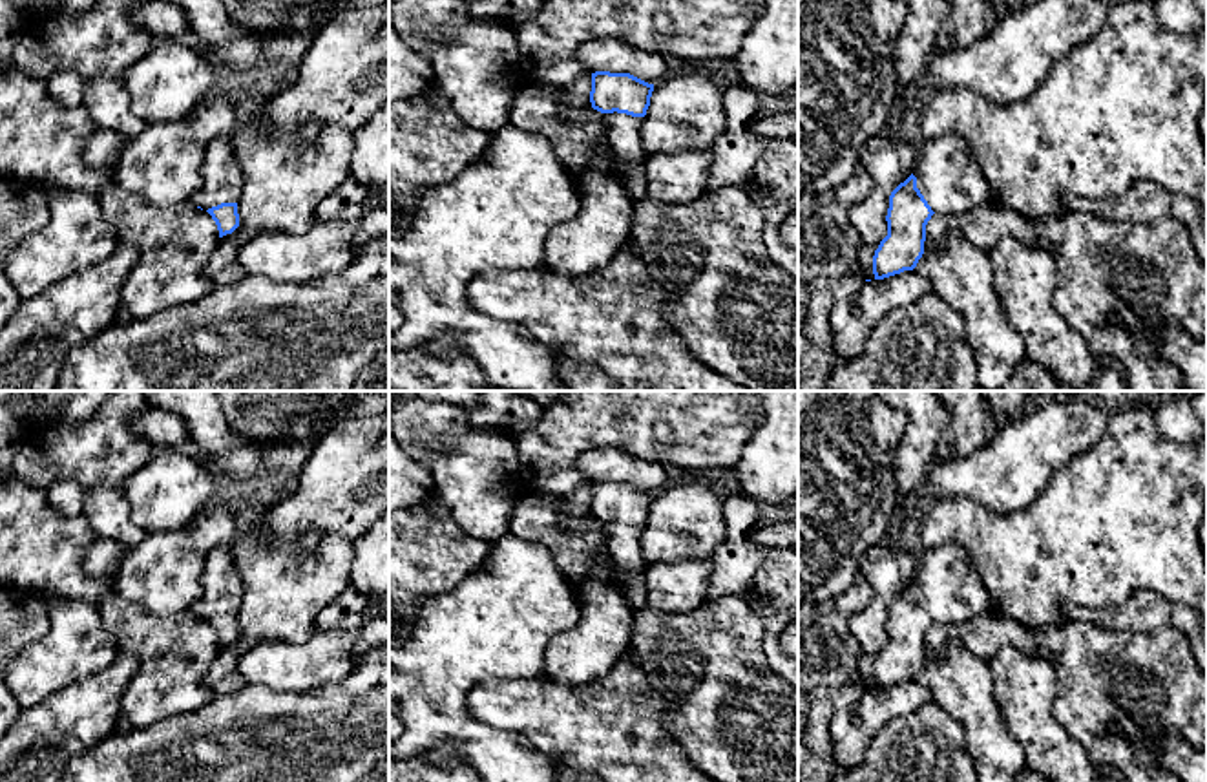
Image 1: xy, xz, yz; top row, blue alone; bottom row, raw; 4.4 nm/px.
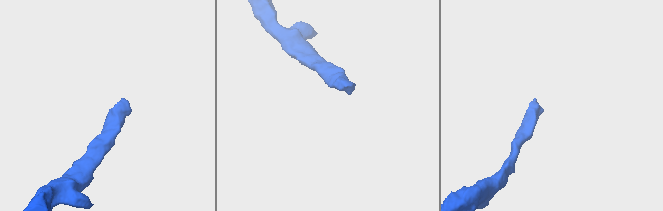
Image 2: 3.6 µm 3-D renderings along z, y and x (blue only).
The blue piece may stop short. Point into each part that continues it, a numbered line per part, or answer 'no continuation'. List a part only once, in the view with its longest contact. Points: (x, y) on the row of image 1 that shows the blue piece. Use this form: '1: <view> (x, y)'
1: xz (625, 132)

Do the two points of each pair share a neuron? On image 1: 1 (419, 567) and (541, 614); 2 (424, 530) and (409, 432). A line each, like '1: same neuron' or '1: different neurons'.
1: different neurons
2: different neurons

